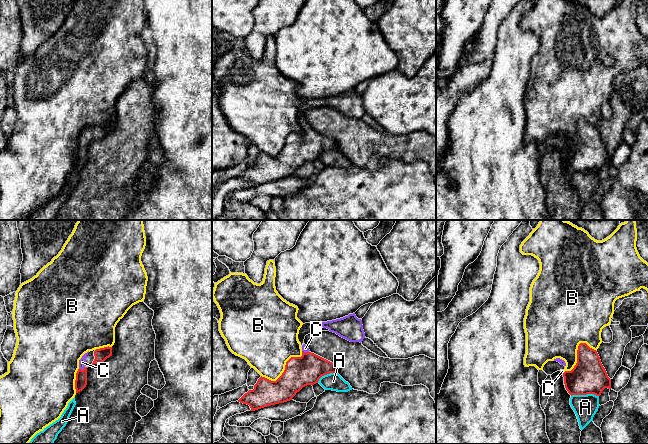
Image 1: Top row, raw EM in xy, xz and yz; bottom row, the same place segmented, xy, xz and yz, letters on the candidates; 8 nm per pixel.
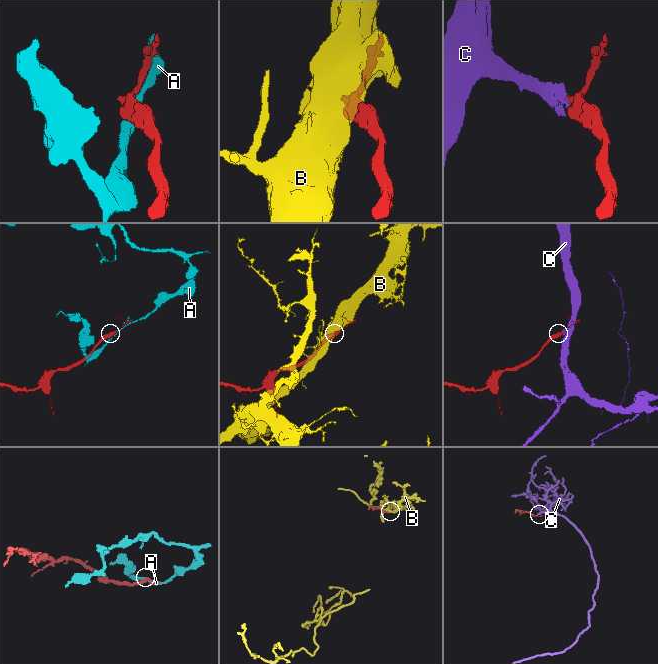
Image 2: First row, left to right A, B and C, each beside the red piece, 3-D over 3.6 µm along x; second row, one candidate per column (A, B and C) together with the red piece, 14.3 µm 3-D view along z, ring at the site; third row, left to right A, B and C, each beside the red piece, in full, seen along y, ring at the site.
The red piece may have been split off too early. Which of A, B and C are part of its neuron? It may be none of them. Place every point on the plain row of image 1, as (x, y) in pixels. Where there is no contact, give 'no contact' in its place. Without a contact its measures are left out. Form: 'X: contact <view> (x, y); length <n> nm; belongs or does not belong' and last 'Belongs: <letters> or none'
A: contact yz (584, 170); length 220 nm; does not belong
B: contact xz (285, 145); length 400 nm; does not belong
C: contact xy (83, 145); length 60 nm; belongs
Belongs: C

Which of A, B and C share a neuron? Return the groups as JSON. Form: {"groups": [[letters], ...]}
{"groups": [["A"], ["B"], ["C"]]}

